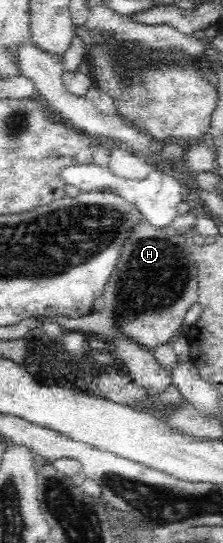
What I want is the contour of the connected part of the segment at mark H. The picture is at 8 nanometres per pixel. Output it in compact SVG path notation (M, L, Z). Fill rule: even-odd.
M141 214L133 221L121 249L117 253L114 270L106 282L104 292L105 309L101 314L92 313L81 318L65 318L57 316L56 321L63 330L68 332L91 332L99 339L107 341L112 337L114 330L119 330L151 350L159 343L170 343L184 324L184 316L190 306L197 303L198 299L198 266L195 262L195 251L188 248L183 236L174 233L170 228L157 229L153 227Z

